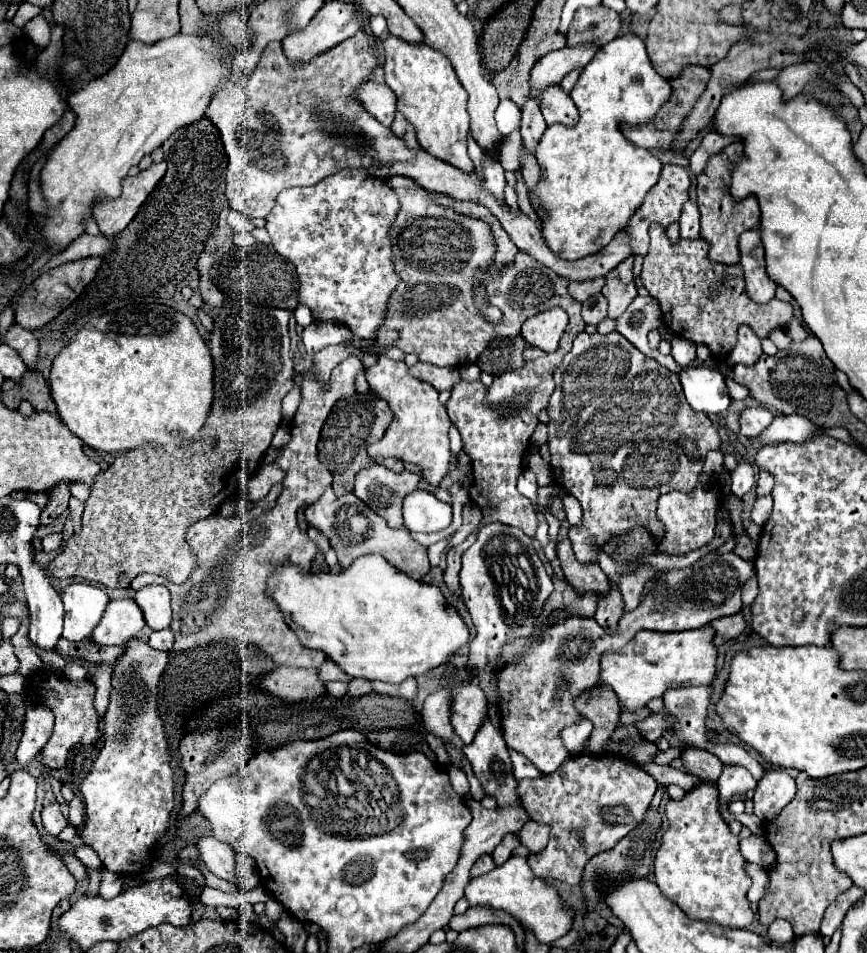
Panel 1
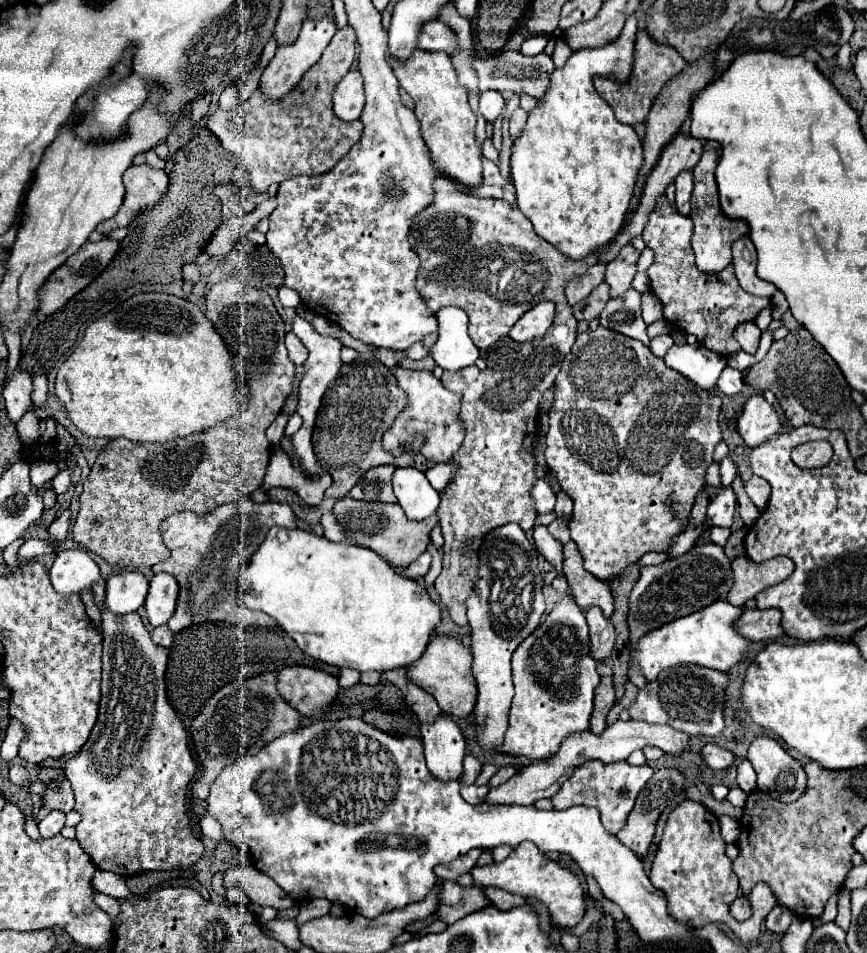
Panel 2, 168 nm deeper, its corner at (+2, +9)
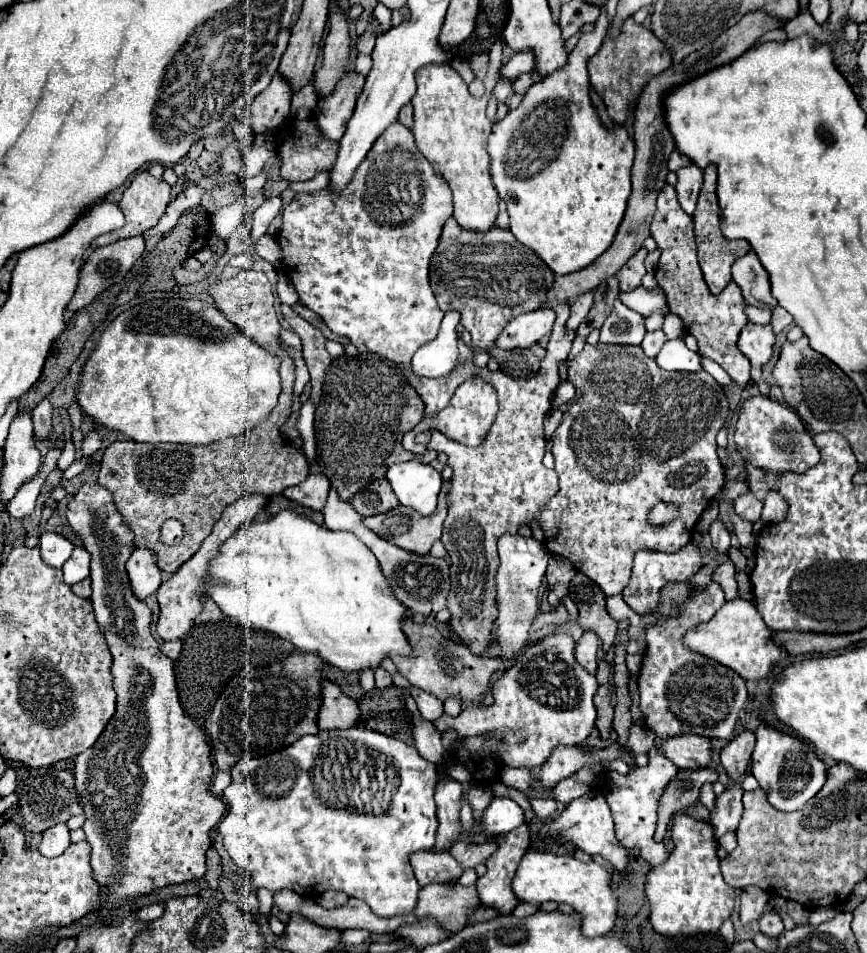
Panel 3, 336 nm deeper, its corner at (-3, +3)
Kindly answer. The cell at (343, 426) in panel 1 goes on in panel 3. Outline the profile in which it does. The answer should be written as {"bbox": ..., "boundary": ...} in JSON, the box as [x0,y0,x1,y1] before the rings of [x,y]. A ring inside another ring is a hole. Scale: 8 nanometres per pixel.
{"bbox":[314,352,436,502],"boundary":[[[372,352],[332,358],[322,386],[322,400],[316,408],[314,430],[320,470],[342,500],[348,502],[368,482],[384,478],[392,464],[414,458],[430,464],[436,458],[436,452],[412,454],[402,448],[402,436],[424,418],[424,408],[420,394],[396,362]]]}

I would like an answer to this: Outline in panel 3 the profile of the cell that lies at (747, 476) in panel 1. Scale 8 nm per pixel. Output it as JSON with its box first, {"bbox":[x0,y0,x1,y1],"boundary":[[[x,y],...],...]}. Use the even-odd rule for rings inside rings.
{"bbox":[708,520,730,556],"boundary":[[[716,520],[716,522],[710,526],[710,532],[708,532],[708,534],[710,534],[710,538],[712,538],[714,550],[720,552],[720,554],[724,554],[724,556],[728,556],[728,550],[730,550],[730,532],[726,530],[726,526]]]}

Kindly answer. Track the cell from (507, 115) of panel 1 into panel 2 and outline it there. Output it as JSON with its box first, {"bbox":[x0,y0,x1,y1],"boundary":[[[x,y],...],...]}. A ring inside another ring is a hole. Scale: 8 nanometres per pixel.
{"bbox":[479,90,505,122],"boundary":[[[495,90],[481,92],[481,96],[479,96],[479,112],[485,116],[485,120],[495,122],[503,108],[505,108],[505,98],[499,92],[495,92]]]}

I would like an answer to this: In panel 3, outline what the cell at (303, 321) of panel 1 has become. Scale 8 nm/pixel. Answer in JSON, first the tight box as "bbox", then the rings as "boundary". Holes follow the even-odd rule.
{"bbox":[276,274,298,306],"boundary":[[[280,274],[280,276],[278,276],[276,292],[278,292],[278,298],[280,298],[280,302],[284,302],[284,304],[290,304],[290,306],[292,306],[294,302],[298,302],[298,294],[296,294],[294,286],[290,284],[290,280],[288,280],[284,274]]]}

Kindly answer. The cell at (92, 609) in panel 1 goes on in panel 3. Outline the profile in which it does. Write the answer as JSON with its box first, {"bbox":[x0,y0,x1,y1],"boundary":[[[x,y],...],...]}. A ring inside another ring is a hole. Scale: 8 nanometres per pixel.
{"bbox":[62,546,90,586],"boundary":[[[76,546],[72,556],[62,566],[62,570],[64,570],[64,582],[70,586],[88,578],[90,576],[90,554],[82,546]]]}

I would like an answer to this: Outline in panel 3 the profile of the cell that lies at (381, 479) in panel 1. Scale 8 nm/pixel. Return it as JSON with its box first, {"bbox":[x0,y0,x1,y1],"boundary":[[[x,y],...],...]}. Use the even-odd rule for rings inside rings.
{"bbox":[350,478,398,518],"boundary":[[[380,478],[380,480],[374,480],[372,484],[368,484],[364,490],[360,490],[360,494],[356,494],[350,500],[350,504],[358,510],[358,514],[362,514],[366,518],[366,516],[382,514],[382,512],[396,508],[398,498],[392,494],[388,480]]]}

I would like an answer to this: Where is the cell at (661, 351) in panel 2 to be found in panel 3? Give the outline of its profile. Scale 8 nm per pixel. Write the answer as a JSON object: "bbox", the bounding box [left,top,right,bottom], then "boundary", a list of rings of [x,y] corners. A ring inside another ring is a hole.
{"bbox":[640,330,666,358],"boundary":[[[654,330],[654,332],[646,332],[646,336],[644,336],[644,340],[642,340],[640,346],[642,346],[642,350],[644,350],[646,356],[654,358],[664,342],[666,342],[666,334],[662,330]]]}

